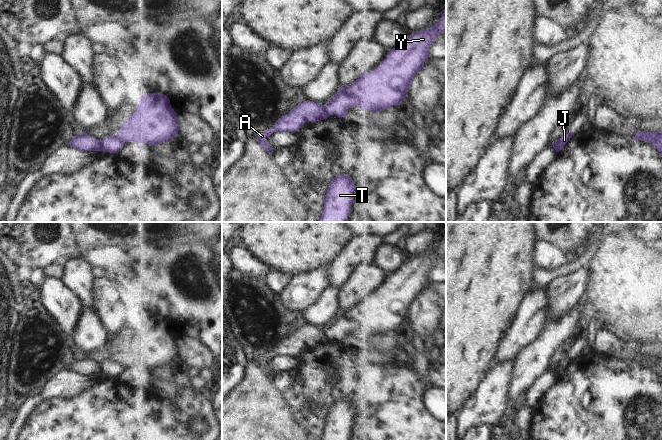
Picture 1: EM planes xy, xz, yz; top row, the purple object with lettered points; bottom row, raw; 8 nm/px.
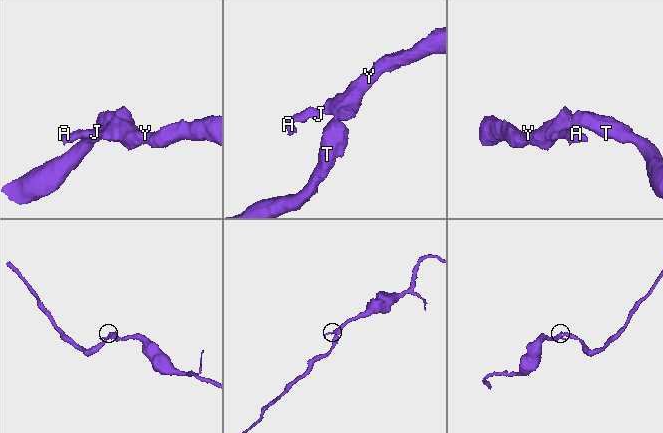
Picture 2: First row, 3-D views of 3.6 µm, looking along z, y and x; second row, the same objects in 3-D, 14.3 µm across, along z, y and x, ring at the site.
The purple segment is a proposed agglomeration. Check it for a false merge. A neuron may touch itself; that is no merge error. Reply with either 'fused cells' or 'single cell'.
fused cells

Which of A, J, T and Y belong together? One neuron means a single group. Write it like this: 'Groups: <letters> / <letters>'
Groups: A J / T Y.

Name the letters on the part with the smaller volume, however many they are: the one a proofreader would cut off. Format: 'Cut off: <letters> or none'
Cut off: A, J.

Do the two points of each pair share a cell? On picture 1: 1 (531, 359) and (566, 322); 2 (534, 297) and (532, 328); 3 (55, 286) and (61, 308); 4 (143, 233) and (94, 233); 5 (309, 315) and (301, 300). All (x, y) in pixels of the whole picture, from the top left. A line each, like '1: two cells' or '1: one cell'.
1: one cell
2: one cell
3: one cell
4: one cell
5: two cells

